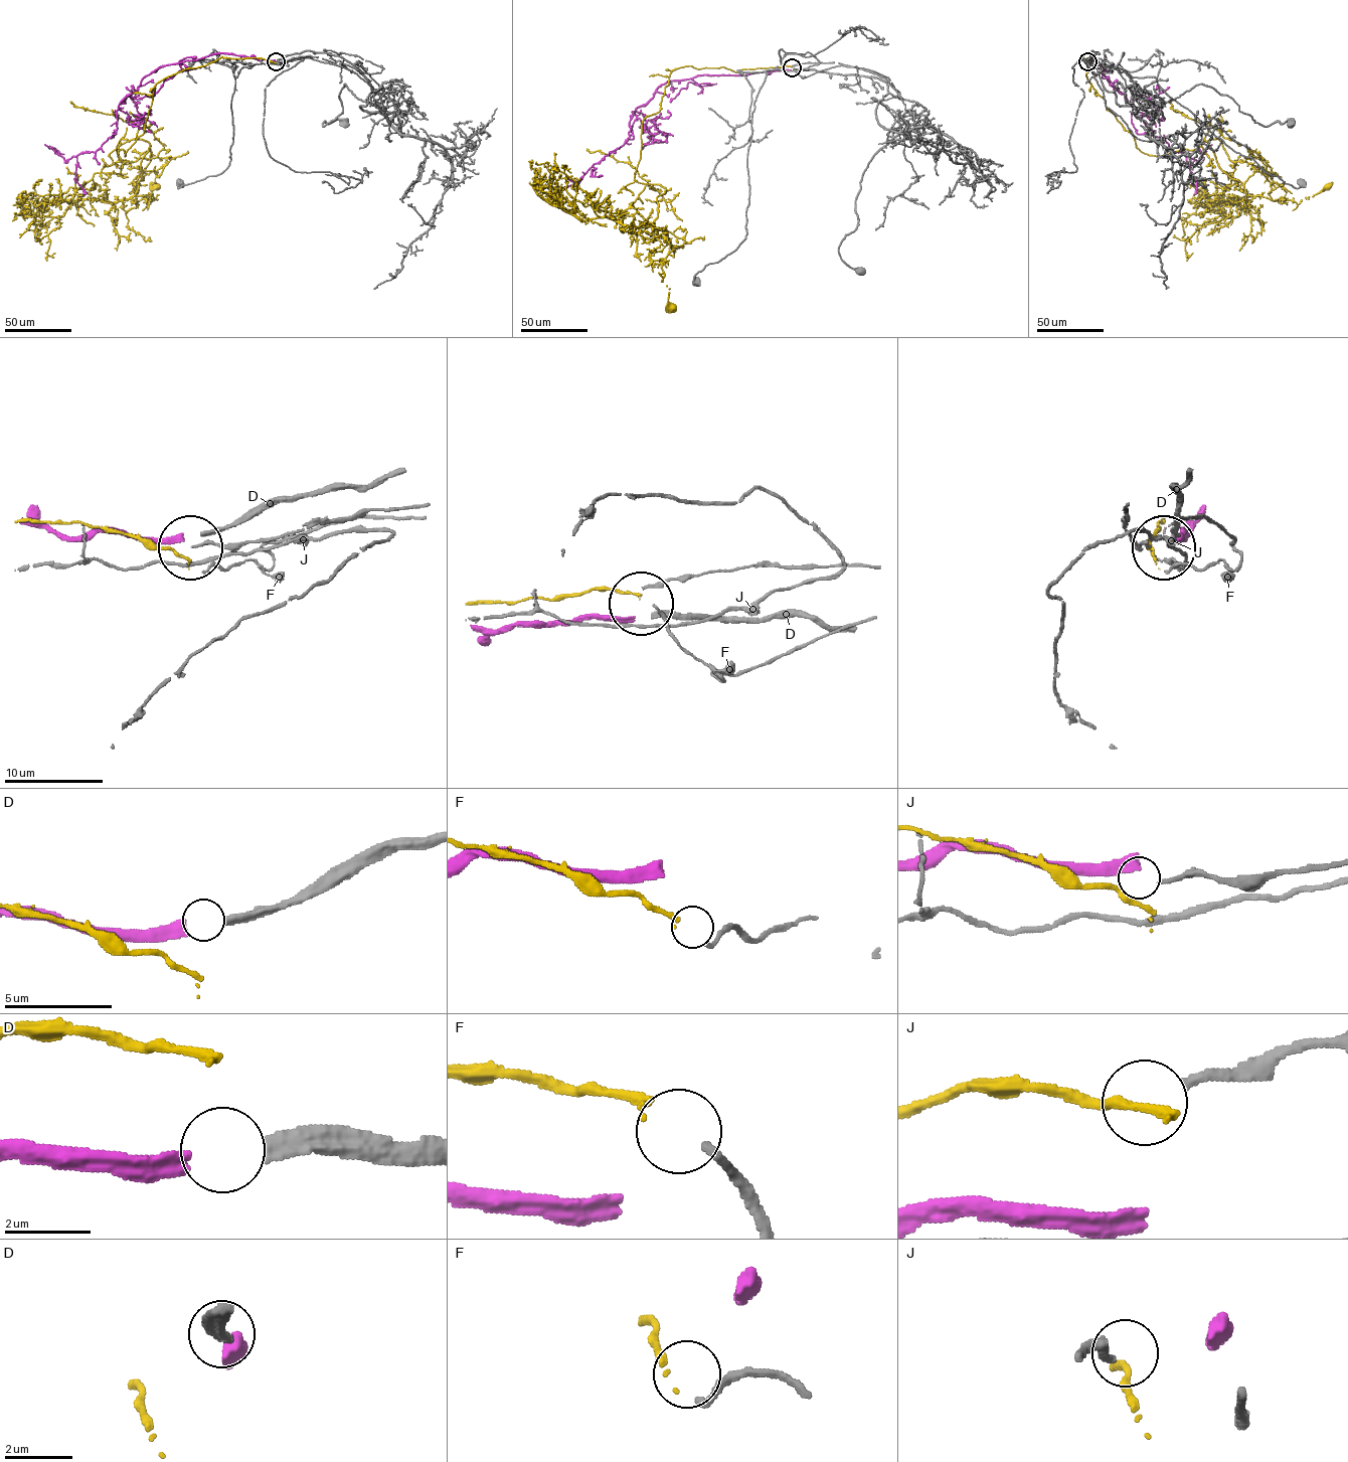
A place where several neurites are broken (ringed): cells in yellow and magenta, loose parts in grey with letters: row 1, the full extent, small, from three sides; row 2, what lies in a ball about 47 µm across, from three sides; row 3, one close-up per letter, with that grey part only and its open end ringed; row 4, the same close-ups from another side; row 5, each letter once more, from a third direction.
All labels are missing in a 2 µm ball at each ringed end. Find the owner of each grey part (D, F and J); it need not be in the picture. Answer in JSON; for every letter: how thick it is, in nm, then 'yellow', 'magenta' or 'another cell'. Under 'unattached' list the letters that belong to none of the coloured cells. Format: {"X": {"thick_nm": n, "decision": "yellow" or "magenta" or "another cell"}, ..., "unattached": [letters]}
{"D": {"thick_nm": 440, "decision": "magenta"}, "F": {"thick_nm": 200, "decision": "yellow"}, "J": {"thick_nm": 200, "decision": "another cell"}, "unattached": ["J"]}

